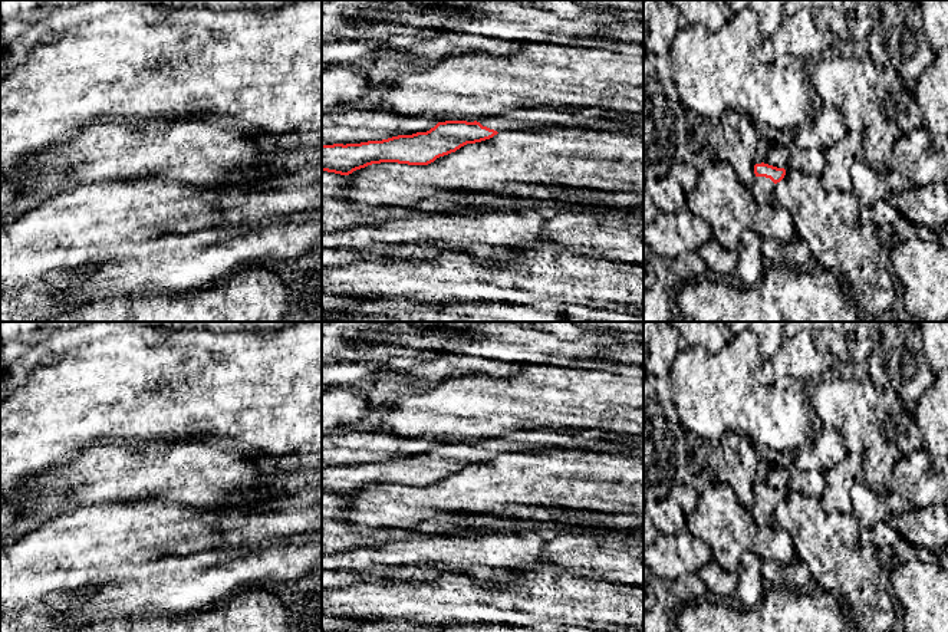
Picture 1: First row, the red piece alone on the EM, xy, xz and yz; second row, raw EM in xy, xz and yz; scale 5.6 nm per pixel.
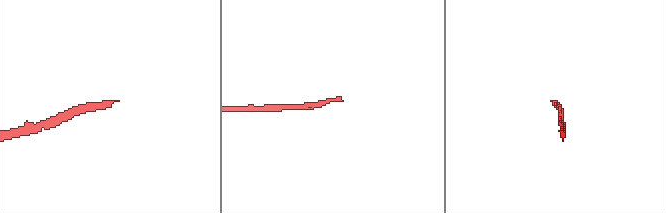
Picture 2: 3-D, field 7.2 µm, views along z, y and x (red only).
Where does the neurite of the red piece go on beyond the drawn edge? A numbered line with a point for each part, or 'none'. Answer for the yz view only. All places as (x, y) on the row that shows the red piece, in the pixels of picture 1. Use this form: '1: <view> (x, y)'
1: yz (763, 188)

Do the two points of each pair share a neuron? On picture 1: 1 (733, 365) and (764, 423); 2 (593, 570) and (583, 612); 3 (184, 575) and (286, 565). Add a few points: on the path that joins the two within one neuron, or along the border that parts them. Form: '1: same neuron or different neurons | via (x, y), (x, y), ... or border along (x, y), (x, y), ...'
1: same neuron | via (737, 379), (763, 408)
2: different neurons | border along (560, 566), (573, 575), (616, 582)
3: same neuron | via (210, 575), (260, 568)

